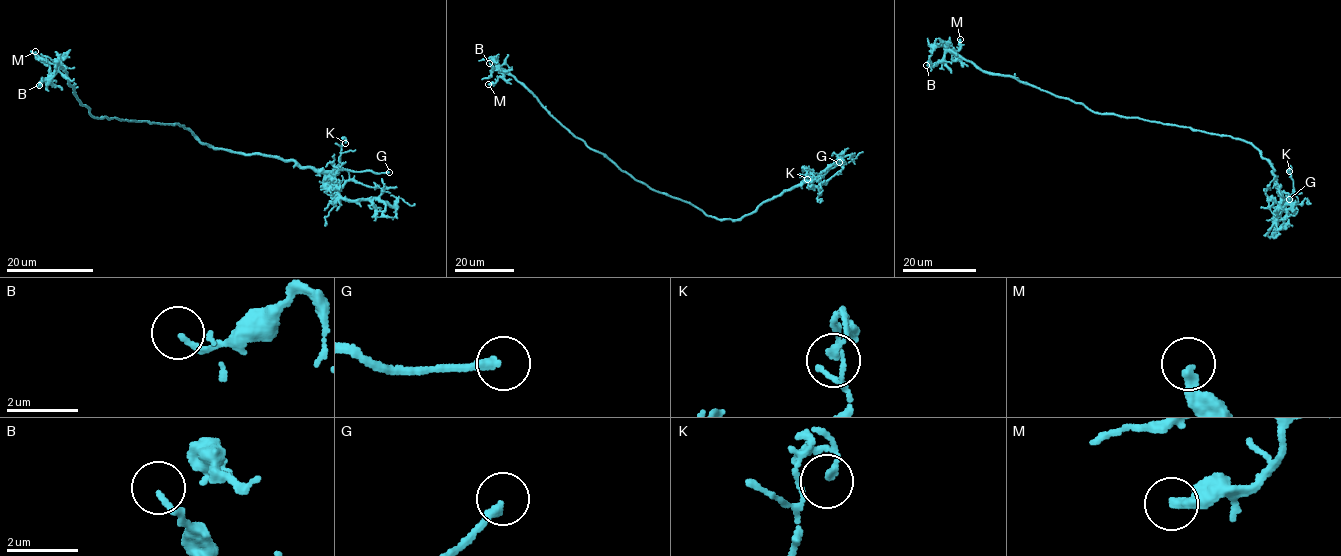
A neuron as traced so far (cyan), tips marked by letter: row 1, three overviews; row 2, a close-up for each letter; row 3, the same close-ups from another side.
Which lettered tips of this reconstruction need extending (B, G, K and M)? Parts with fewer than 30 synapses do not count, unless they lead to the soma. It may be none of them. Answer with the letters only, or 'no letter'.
G

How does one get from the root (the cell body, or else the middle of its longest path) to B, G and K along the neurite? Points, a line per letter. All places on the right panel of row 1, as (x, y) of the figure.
B: (1191, 129), (1095, 113), (1011, 76), (986, 73), (952, 52), (947, 52), (942, 61), (930, 67), (926, 65)
G: (1191, 129), (1251, 143), (1271, 163), (1277, 179), (1275, 187), (1289, 193), (1289, 199)
K: (1191, 129), (1252, 144), (1274, 168), (1282, 205), (1291, 198), (1291, 168), (1289, 171)

